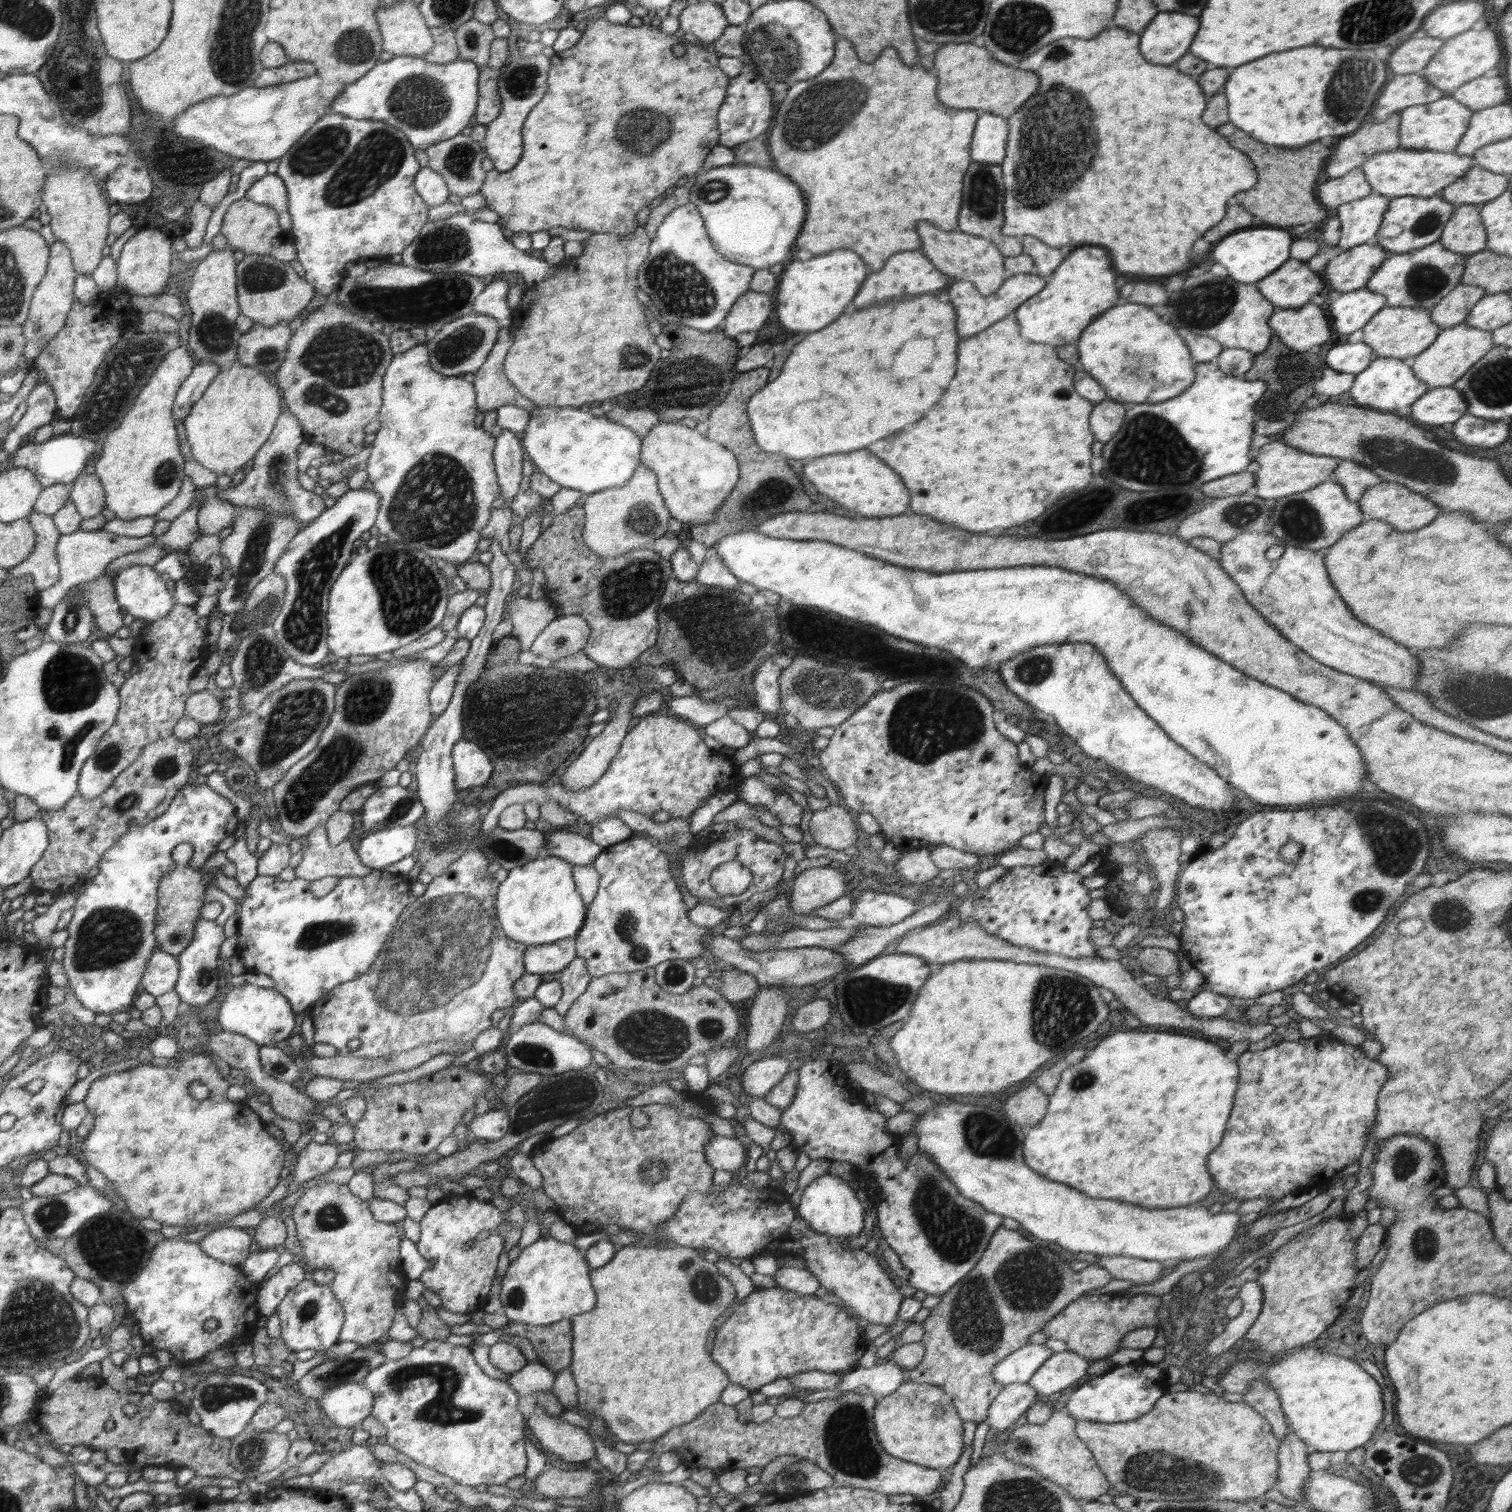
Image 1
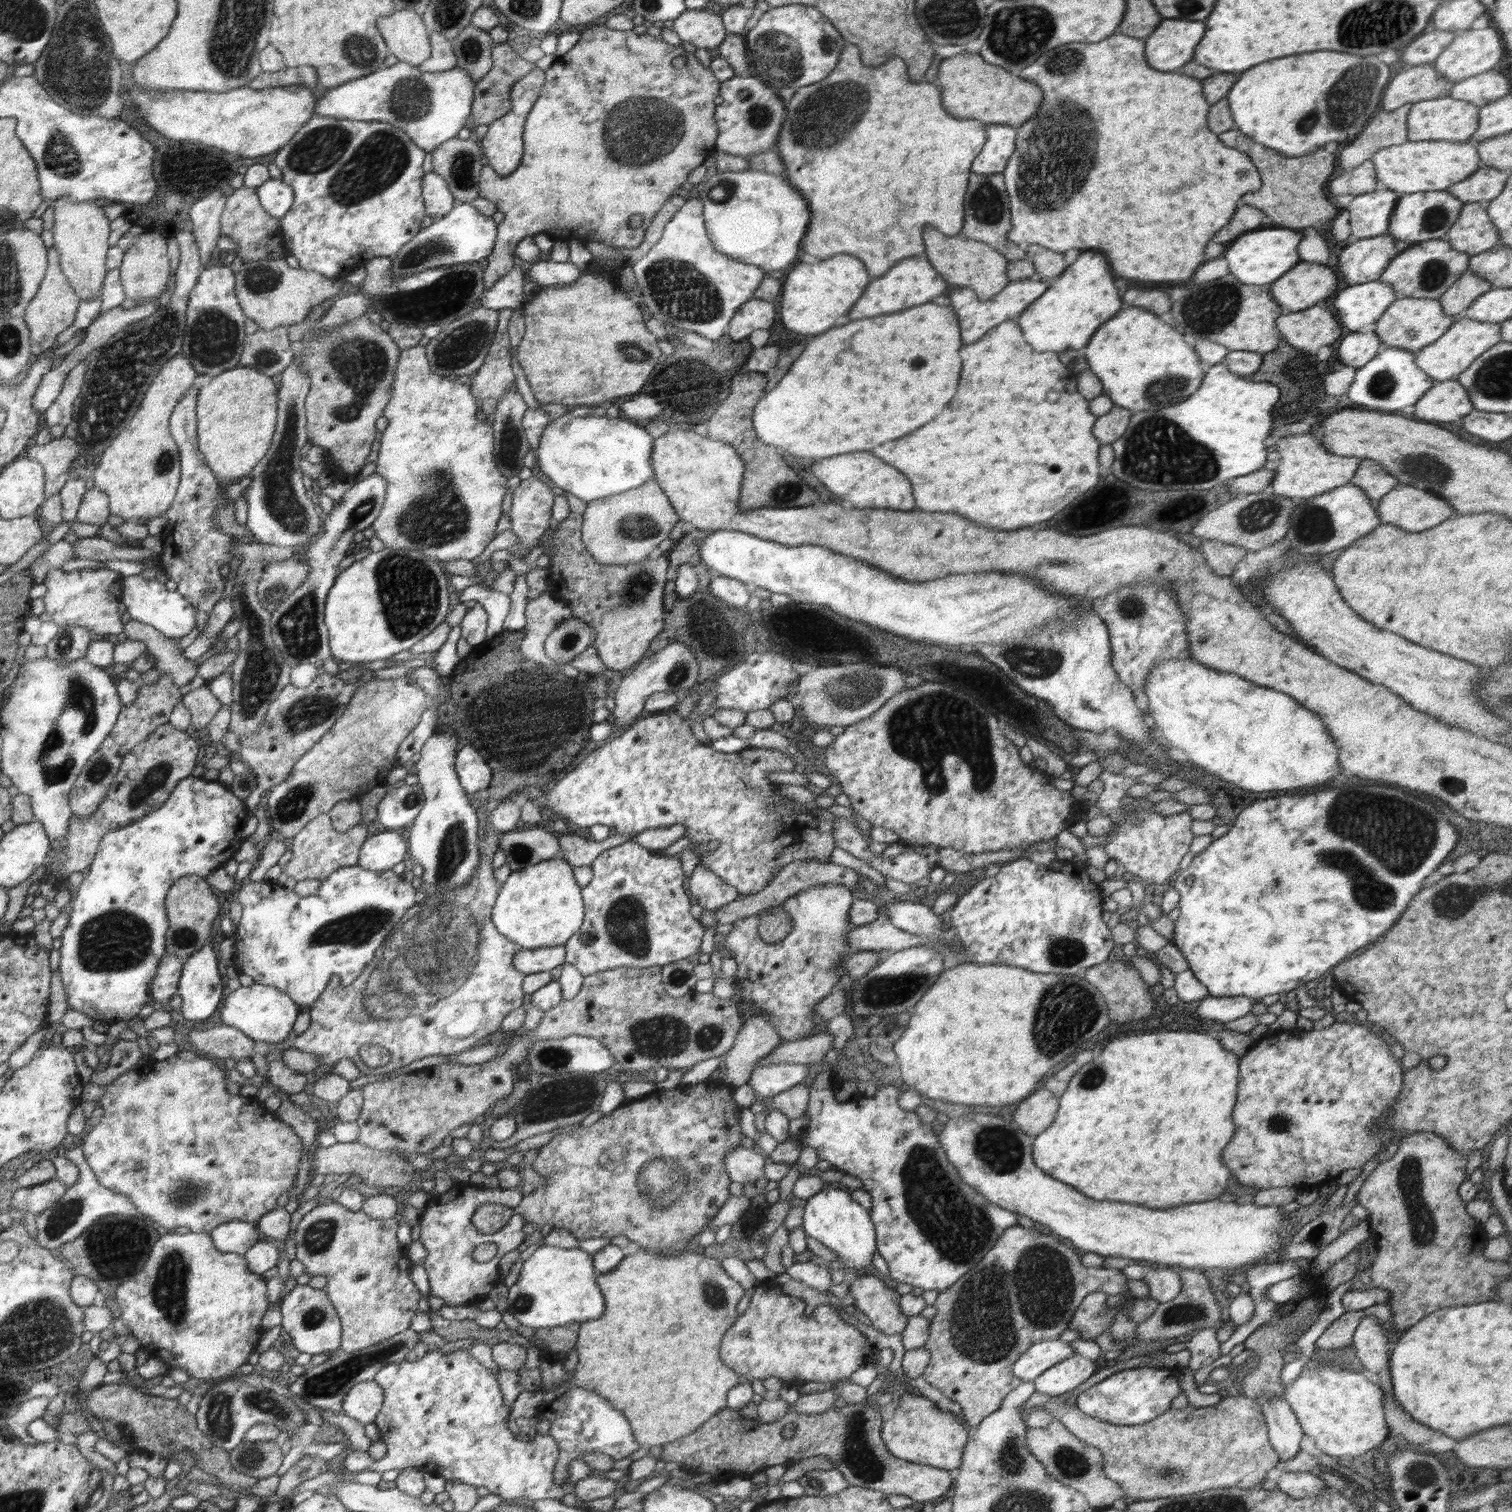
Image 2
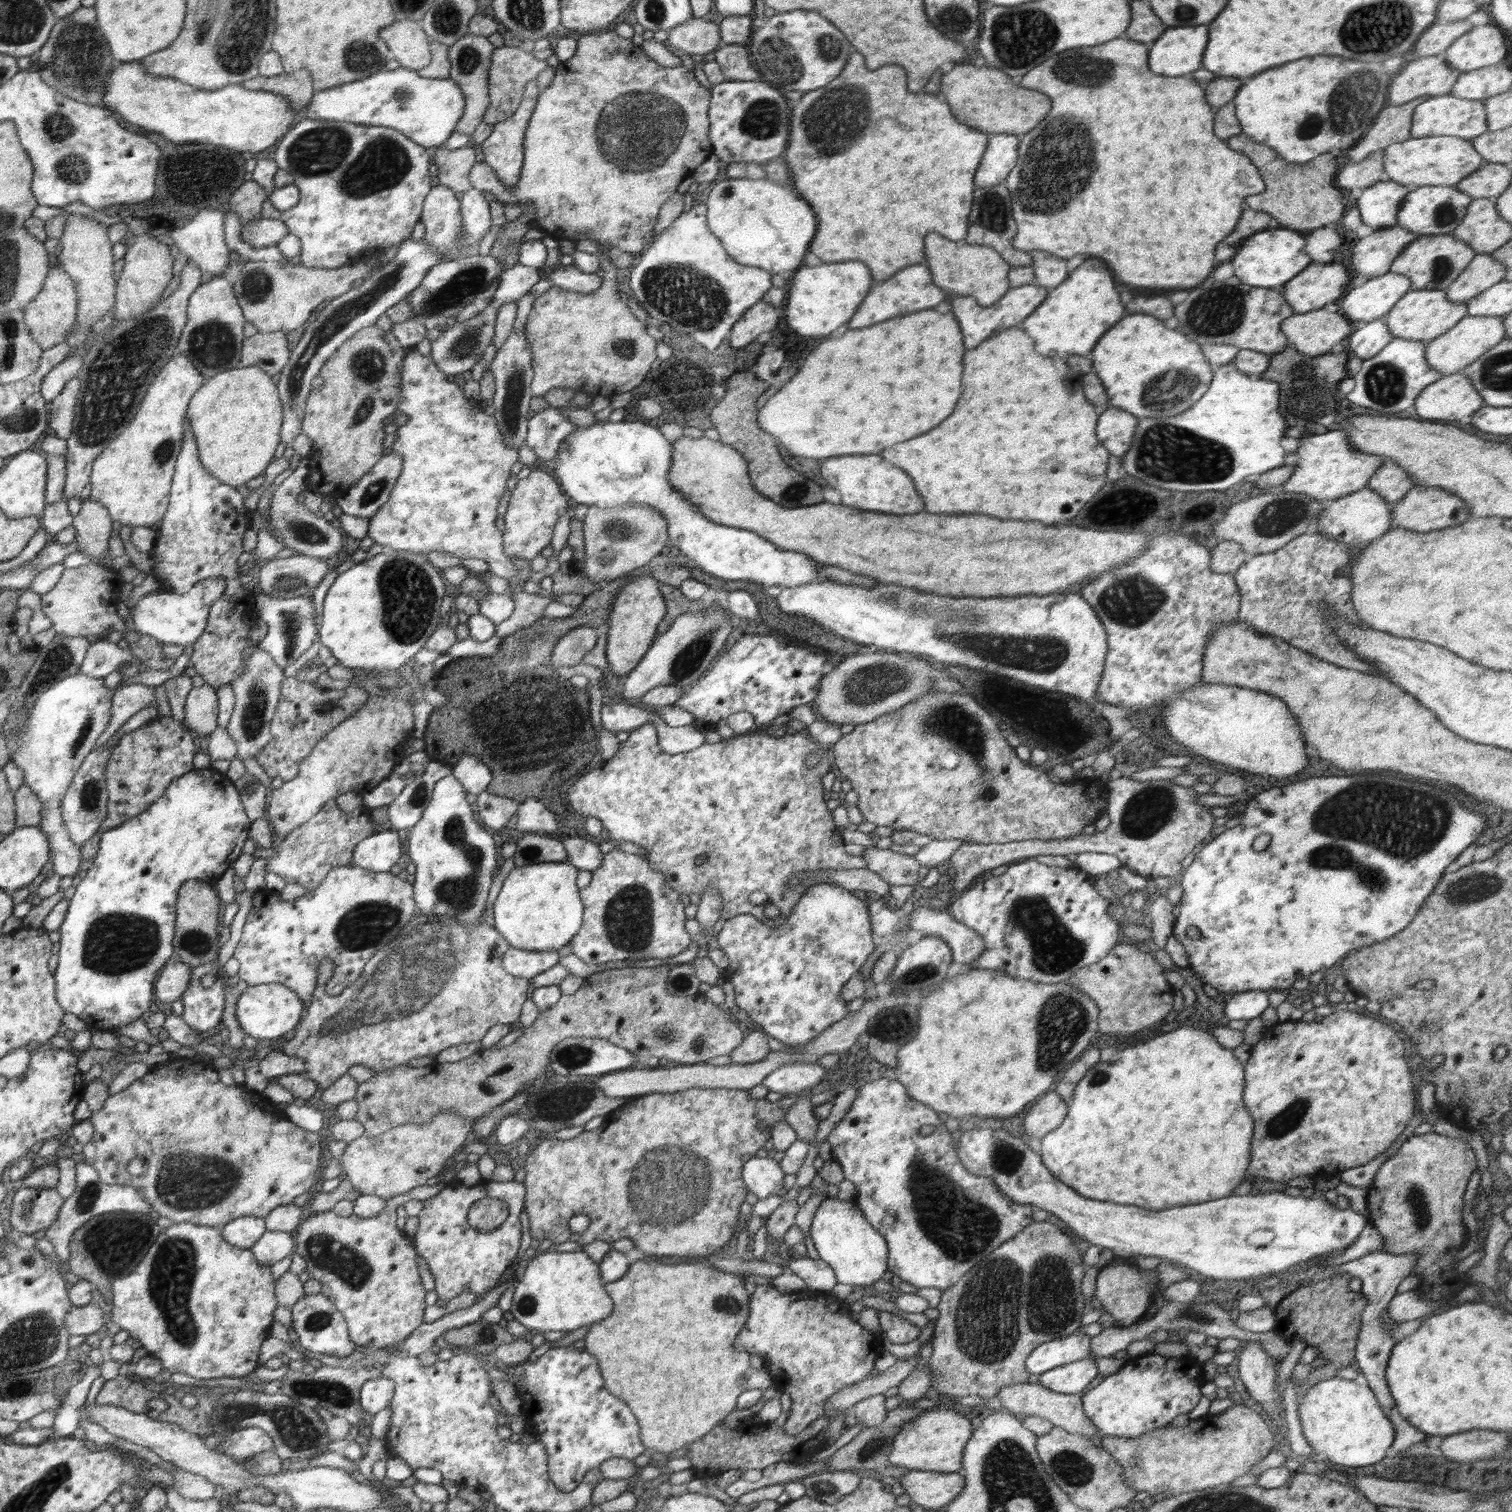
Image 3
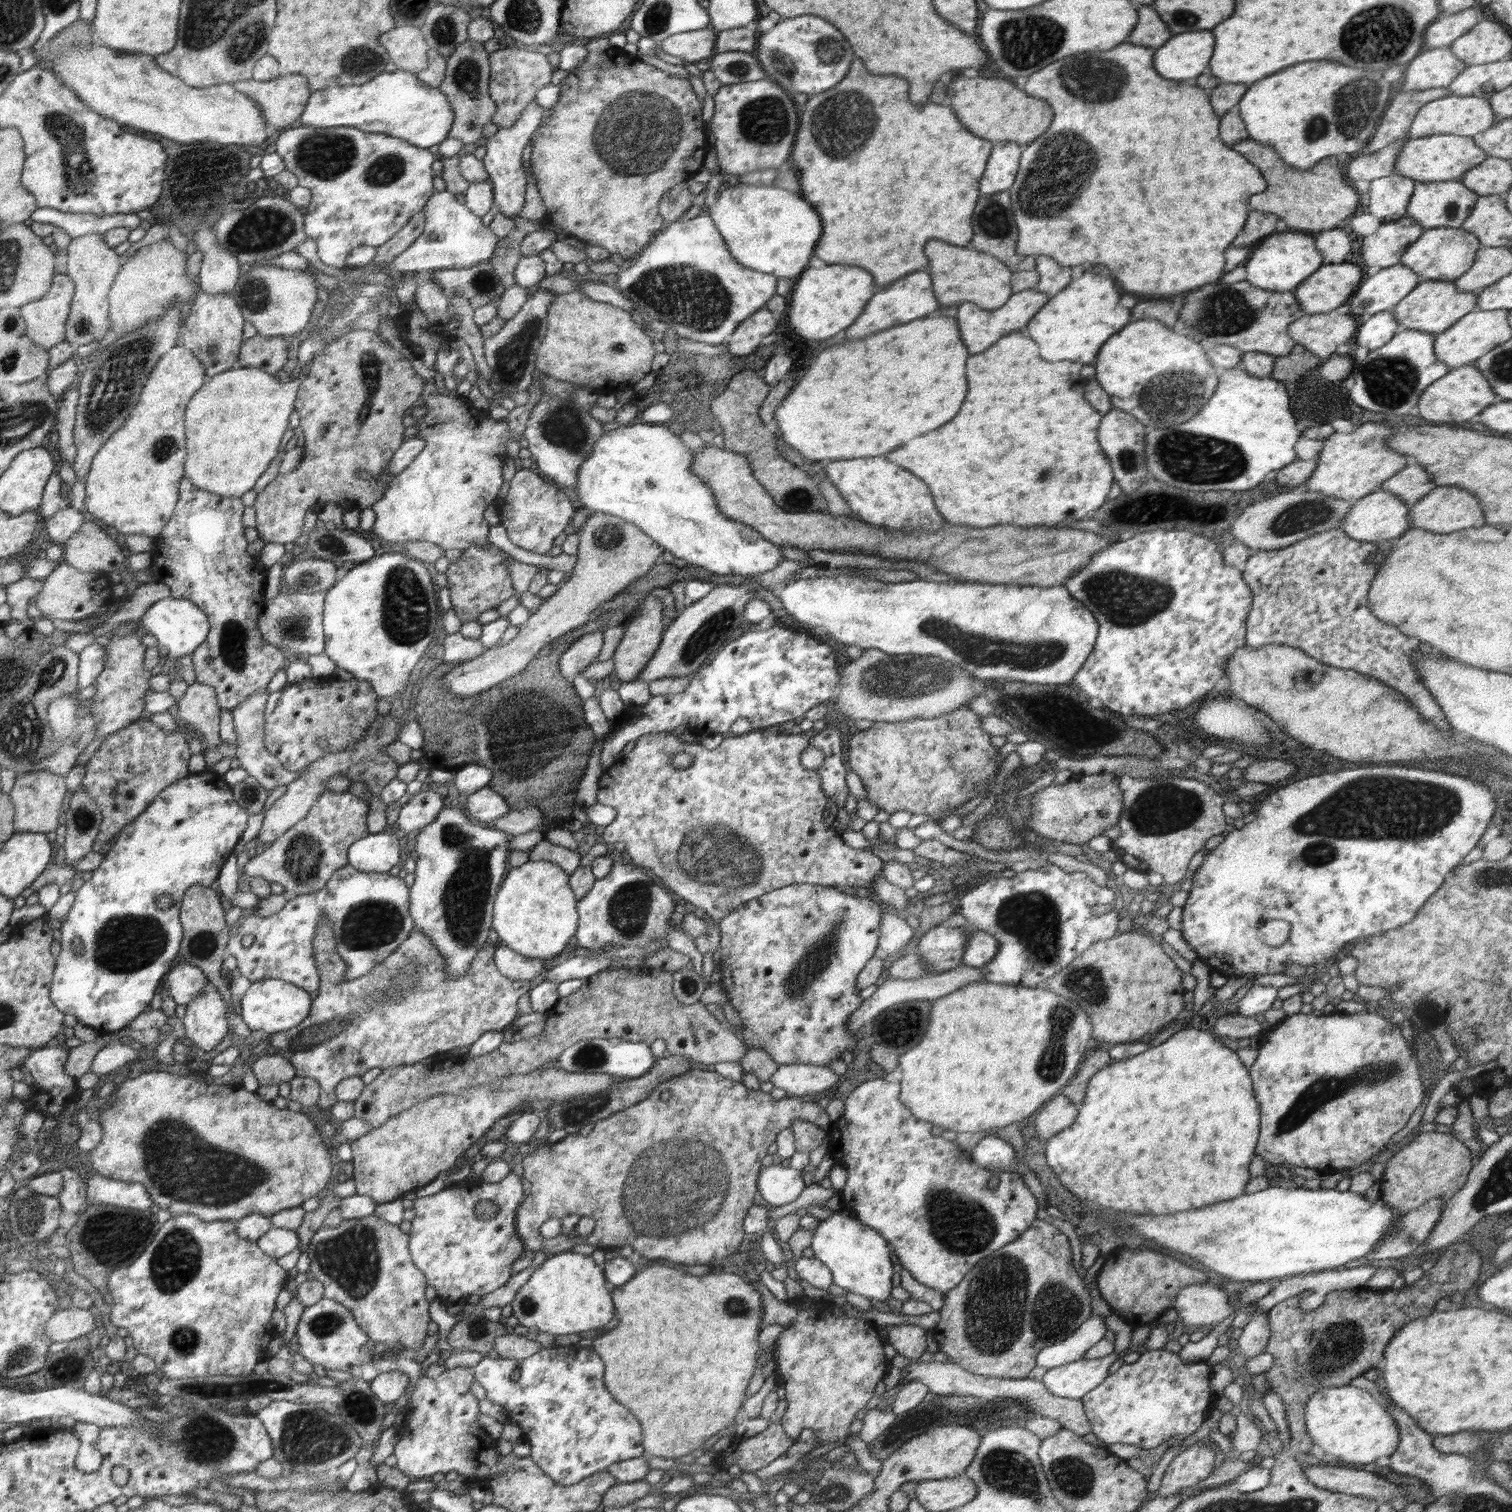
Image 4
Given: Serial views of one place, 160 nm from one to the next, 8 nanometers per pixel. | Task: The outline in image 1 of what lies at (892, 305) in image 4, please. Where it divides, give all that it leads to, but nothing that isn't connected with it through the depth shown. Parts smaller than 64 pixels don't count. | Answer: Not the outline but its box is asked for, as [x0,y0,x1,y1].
[848,250,947,314]

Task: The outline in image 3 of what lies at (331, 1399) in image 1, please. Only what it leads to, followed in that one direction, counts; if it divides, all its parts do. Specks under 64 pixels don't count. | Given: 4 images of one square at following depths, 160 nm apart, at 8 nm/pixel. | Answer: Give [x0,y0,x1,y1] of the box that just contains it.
[359,1377,395,1414]

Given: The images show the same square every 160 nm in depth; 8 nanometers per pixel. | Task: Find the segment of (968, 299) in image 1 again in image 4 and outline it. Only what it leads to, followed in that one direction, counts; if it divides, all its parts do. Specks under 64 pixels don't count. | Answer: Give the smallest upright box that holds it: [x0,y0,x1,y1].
[956,289,1050,354]

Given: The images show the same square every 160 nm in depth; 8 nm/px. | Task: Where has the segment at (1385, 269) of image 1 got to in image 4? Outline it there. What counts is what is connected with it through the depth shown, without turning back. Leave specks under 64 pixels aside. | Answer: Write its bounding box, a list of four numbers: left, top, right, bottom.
[1399,228,1481,283]

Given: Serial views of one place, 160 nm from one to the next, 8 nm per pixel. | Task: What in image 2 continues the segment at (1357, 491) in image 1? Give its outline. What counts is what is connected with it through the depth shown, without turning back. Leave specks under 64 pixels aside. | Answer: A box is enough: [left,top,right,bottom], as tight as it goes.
[1350,459,1400,503]

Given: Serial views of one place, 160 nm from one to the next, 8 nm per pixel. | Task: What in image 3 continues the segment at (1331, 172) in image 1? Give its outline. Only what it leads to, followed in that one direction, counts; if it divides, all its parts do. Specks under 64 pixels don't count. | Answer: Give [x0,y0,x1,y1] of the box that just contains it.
[1348,97,1428,162]

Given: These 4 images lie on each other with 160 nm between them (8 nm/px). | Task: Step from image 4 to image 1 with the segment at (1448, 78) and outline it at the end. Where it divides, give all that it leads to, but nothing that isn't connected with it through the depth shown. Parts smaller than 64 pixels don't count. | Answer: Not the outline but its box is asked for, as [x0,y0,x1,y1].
[1369,73,1448,122]

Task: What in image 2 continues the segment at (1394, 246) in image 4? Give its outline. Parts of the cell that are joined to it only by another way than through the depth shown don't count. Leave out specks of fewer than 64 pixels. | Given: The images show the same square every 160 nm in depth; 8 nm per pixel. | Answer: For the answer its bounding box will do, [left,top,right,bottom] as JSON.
[1337,233,1401,285]

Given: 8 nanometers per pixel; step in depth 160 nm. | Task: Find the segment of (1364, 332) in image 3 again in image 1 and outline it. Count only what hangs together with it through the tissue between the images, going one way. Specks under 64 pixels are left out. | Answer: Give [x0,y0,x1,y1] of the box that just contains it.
[1326,343,1374,375]

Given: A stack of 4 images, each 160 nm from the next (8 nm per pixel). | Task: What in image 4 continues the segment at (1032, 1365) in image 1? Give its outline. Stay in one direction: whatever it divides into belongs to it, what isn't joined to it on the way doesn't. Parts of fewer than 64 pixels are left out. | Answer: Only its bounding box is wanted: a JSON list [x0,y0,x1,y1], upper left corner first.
[1035,1313,1108,1369]

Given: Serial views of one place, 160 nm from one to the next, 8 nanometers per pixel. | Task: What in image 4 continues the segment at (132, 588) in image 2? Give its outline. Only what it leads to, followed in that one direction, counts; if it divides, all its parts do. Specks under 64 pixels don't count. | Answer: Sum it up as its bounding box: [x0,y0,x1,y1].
[138,596,211,660]

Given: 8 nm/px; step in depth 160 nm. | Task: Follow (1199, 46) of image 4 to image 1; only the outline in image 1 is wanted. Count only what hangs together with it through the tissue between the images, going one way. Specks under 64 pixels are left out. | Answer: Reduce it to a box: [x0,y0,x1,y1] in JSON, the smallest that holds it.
[1141,12,1198,65]

